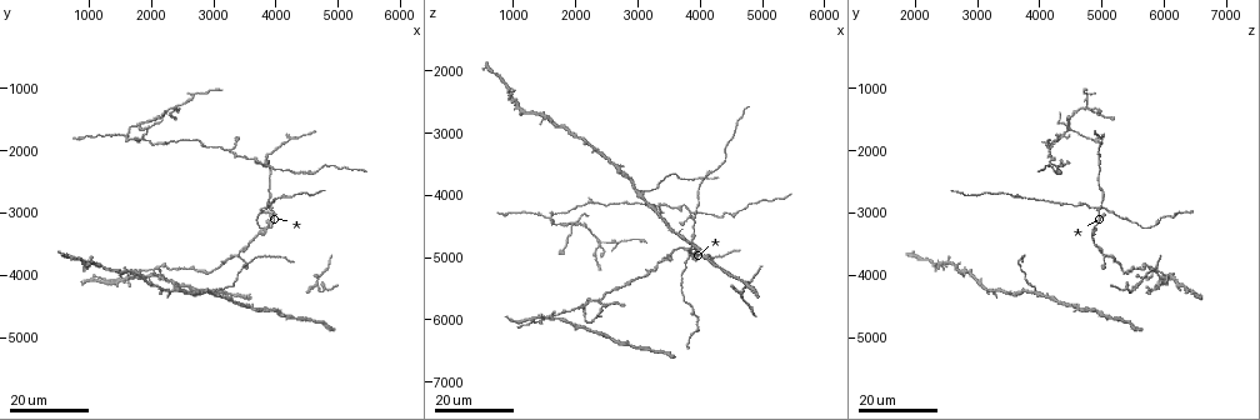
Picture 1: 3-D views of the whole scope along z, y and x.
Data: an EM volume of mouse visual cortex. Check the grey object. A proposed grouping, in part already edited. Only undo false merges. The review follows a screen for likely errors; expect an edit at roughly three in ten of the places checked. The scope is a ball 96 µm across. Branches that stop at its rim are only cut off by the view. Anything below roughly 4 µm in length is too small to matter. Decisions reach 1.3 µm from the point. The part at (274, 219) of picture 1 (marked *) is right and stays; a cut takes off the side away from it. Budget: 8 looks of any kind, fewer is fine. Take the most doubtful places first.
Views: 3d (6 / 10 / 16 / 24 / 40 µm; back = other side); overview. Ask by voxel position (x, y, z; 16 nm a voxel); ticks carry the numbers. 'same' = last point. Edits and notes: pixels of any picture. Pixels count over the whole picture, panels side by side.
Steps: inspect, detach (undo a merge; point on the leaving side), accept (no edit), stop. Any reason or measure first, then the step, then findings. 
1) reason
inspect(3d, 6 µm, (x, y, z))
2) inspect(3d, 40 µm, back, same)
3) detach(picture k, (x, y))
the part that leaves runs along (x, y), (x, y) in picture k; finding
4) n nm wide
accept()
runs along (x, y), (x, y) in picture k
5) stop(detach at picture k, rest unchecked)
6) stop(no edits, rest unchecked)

four or more arms meet
inspect(3d, 16 µm, (1600, 1750, 4400))

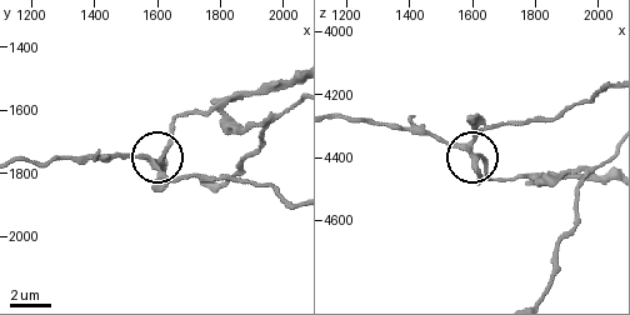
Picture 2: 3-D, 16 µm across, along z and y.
closer look
inspect(3d, 6 µm, (1590, 1770, 4380))

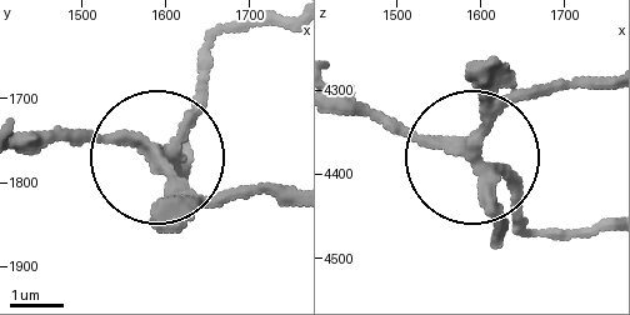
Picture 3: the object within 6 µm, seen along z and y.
inspect(3d, 6 µm, back, (1595, 1765, 4380))

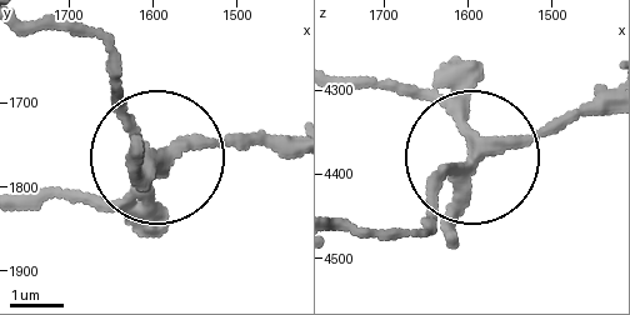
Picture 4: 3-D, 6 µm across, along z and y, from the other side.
side arm 15 µm; 4 arms
accept()
all the same cell

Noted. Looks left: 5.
three arms meet
inspect(3d, 24 µm, (1950, 1600, 4400))

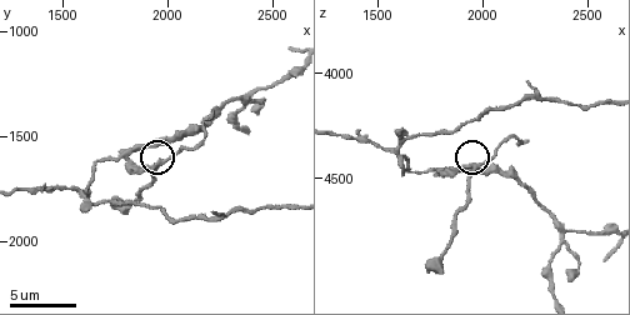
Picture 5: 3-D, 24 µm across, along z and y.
inspect(3d, 6 µm, (1950, 1650, 4450))

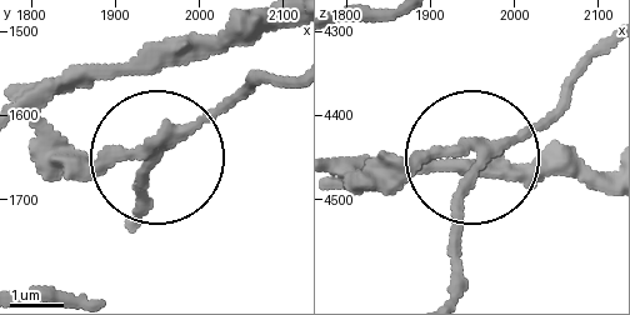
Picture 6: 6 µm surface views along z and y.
inspect(3d, 6 µm, back, (1960, 1635, 4455))

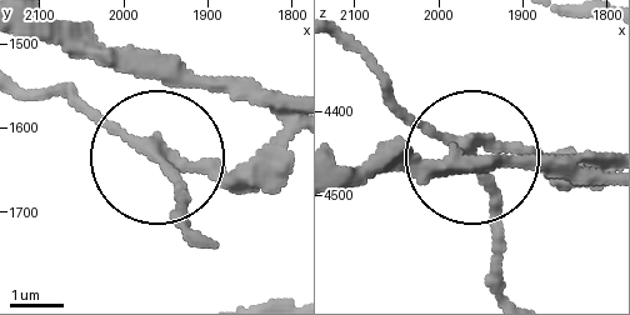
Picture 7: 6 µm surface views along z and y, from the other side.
200 nm wide
detach(picture 7, (184, 198))
the part that leaves runs along (160, 154), (188, 221) in picture 7; a second cell is stuck on

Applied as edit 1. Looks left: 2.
thin arm on a thick one
inspect(3d, 24 µm, (3300, 2000, 4200))

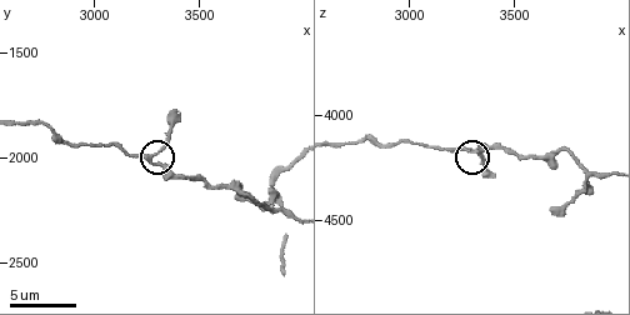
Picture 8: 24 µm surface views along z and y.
inspect(3d, 6 µm, (3270, 2000, 4170))

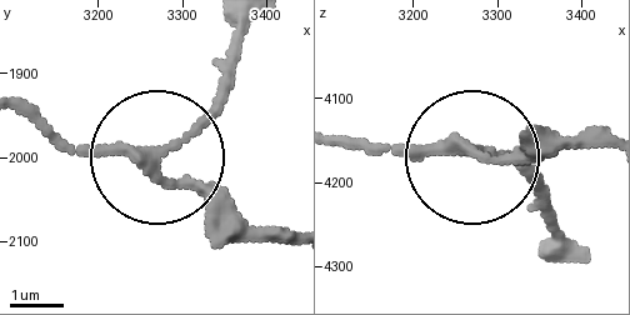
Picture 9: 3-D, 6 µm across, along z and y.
3 arms
accept()
one cell here

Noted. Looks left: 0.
stop(detach at picture 7, rest unchecked)

